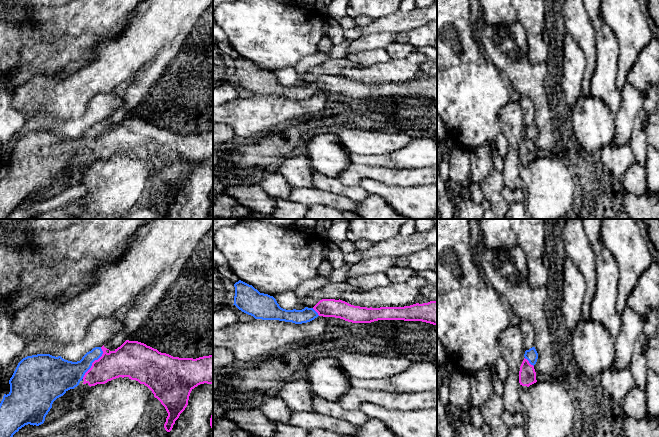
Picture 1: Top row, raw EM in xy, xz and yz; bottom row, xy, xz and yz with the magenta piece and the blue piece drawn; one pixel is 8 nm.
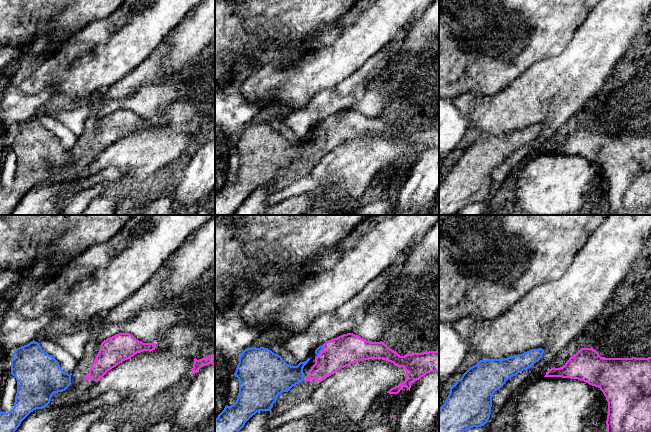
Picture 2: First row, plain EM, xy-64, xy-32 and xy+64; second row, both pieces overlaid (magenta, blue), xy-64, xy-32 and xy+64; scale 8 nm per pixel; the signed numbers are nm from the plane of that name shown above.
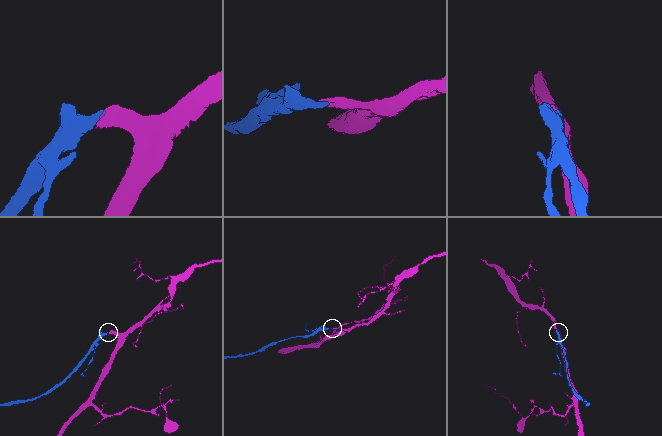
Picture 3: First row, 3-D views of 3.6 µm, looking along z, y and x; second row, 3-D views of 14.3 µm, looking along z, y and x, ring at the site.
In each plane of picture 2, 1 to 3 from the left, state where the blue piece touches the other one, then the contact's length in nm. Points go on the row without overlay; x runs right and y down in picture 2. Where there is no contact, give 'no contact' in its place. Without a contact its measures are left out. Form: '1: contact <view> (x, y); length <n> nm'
1: no contact
2: contact xy-32 (322, 126); length 100 nm
3: no contact

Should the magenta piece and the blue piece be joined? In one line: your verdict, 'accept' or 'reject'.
accept

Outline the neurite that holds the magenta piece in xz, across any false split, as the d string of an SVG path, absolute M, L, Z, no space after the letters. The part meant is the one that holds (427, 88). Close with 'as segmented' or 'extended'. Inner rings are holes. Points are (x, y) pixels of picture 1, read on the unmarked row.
M241 56L234 60L235 72L234 80L242 88L253 92L255 95L279 96L292 98L295 100L307 99L318 92L340 94L352 99L371 99L378 96L404 96L404 97L422 97L437 102L437 77L430 77L423 80L413 80L404 83L380 83L367 84L351 81L342 76L322 75L313 84L305 83L302 86L286 86L279 82L276 75L268 70L260 69L252 61Z; extended

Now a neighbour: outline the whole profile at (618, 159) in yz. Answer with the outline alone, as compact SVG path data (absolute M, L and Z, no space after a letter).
M612 143L600 151L600 156L603 164L620 182L623 181L626 171L636 161L630 144Z

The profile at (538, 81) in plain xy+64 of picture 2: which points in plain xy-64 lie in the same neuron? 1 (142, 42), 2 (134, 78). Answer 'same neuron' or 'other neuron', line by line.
1: same neuron
2: other neuron

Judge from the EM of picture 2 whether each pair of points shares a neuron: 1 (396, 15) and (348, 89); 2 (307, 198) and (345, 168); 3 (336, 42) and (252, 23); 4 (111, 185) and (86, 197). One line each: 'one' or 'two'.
1: two
2: two
3: two
4: one

